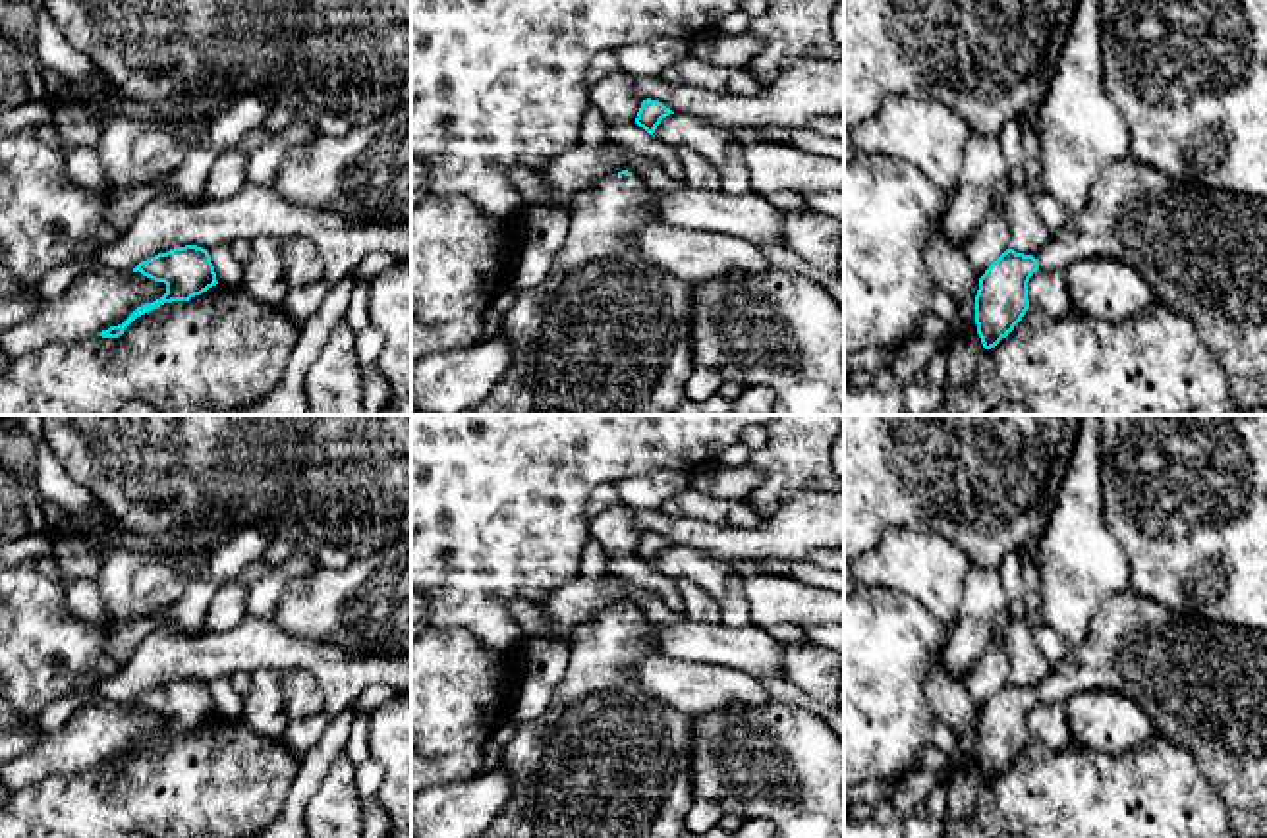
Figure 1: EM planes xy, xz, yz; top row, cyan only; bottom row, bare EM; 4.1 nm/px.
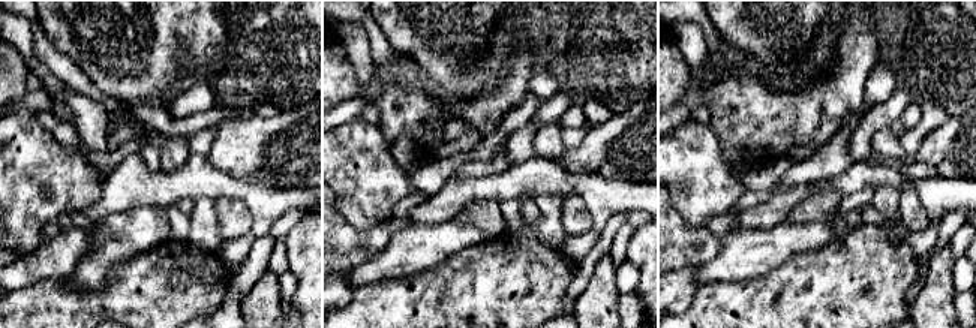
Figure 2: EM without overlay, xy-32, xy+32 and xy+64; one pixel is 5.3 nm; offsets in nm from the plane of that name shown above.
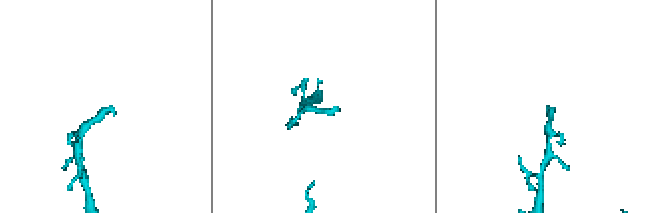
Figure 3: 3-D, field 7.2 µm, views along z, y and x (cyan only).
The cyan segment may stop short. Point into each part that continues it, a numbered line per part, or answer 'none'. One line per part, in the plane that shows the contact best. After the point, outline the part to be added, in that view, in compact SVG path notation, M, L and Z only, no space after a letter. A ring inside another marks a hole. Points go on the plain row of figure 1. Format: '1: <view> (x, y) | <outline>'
1: xz (605, 759) | M610 604L574 628L570 660L549 707L531 722L518 724L512 740L502 747L500 763L506 768L512 796L502 815L481 838L680 838L686 817L693 805L691 780L691 714L670 709L643 691L634 678L634 668L645 656L661 655L655 643L657 628L641 608Z

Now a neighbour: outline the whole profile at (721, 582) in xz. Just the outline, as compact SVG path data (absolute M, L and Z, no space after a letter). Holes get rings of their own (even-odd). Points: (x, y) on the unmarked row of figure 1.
M670 546L661 552L655 566L668 579L690 579L713 597L722 612L722 626L751 626L749 602L746 599L746 575L720 564L697 548Z

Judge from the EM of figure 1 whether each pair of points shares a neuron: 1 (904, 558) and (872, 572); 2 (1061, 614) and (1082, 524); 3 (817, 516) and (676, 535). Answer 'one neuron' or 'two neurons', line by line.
1: one neuron
2: one neuron
3: one neuron

